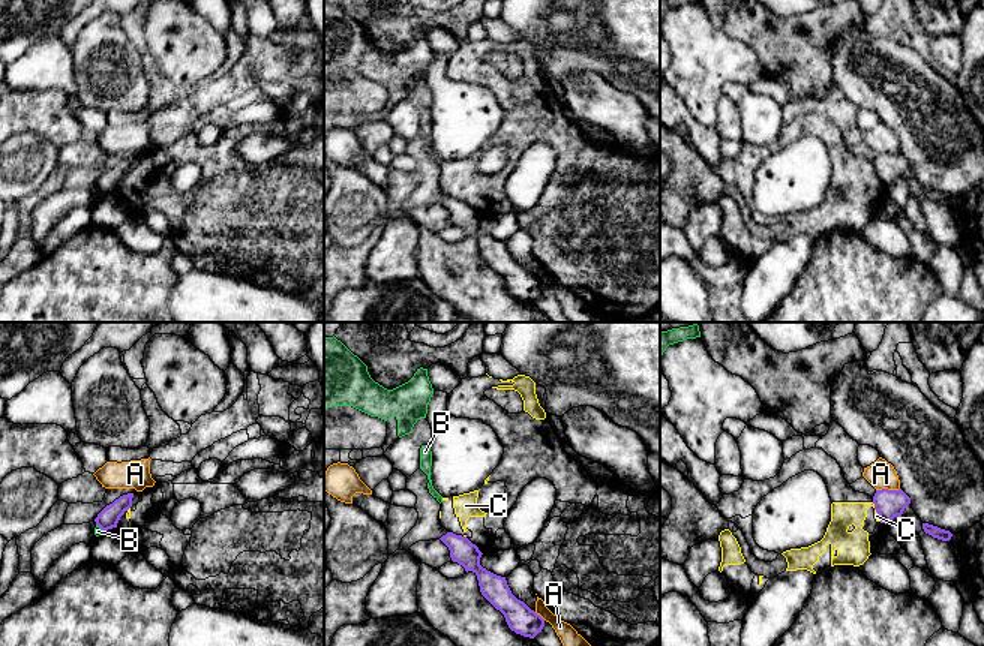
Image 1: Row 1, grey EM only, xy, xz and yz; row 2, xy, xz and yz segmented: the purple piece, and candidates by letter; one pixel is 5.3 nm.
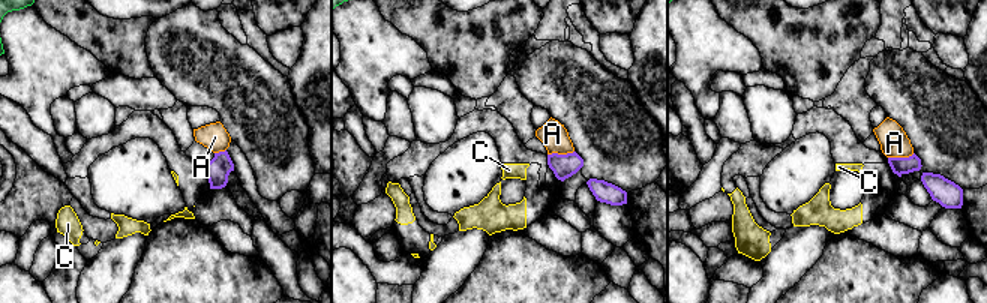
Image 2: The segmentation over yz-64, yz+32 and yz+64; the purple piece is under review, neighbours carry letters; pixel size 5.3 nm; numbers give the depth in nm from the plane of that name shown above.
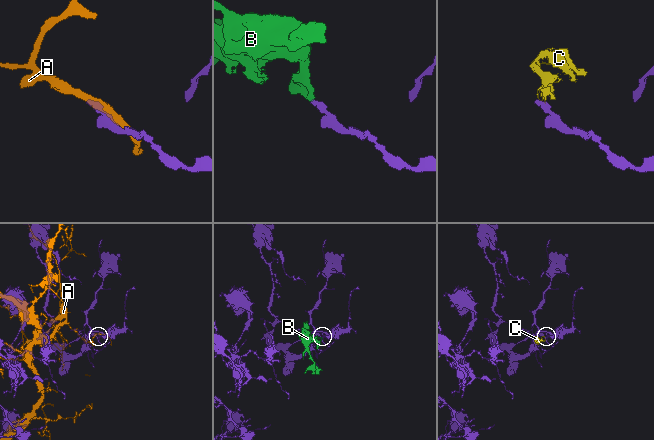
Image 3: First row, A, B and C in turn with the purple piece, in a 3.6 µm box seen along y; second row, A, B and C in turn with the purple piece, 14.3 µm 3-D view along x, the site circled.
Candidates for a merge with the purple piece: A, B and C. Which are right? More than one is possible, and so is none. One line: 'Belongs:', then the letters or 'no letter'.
Belongs: no letter

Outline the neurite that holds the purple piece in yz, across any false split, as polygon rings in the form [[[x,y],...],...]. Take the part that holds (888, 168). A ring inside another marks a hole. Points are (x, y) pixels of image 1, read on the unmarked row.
[[[876,154],[873,160],[874,174],[879,178],[880,187],[888,187],[894,181],[902,180],[910,168],[910,162],[902,154]]]

